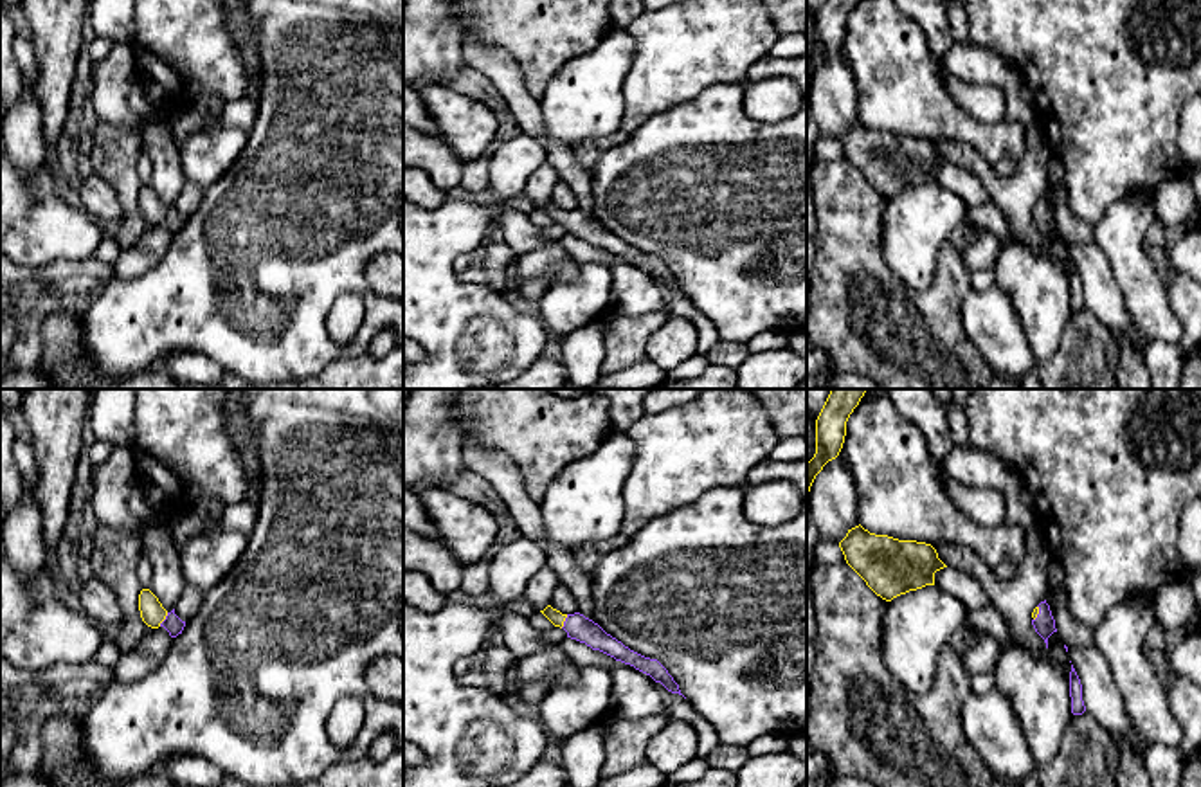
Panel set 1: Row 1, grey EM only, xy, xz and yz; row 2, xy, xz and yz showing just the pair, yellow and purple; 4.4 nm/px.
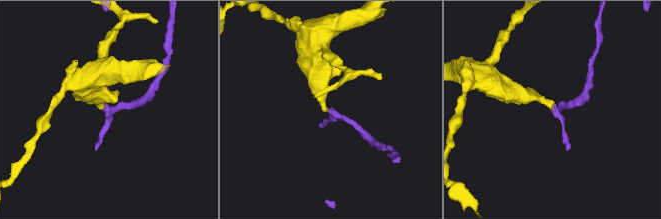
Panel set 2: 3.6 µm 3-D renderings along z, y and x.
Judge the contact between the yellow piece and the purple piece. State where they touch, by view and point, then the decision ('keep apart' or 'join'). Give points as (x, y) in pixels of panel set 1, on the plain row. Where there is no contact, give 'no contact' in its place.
xy (164, 215) | join

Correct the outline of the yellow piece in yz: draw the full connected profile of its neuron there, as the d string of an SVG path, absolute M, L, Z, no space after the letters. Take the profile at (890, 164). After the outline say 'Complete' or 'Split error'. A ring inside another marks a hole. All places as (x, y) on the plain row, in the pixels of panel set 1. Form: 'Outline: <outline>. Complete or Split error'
Outline: M861 121L839 139L846 160L882 196L935 182L935 169L947 164L931 140L875 131Z. Complete

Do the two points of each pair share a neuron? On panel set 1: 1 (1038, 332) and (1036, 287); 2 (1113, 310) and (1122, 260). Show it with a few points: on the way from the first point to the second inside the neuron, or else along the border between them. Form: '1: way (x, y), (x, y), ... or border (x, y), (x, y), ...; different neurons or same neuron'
1: way (1038, 321), (1038, 298); same neuron
2: border (1097, 245), (1133, 323); different neurons

